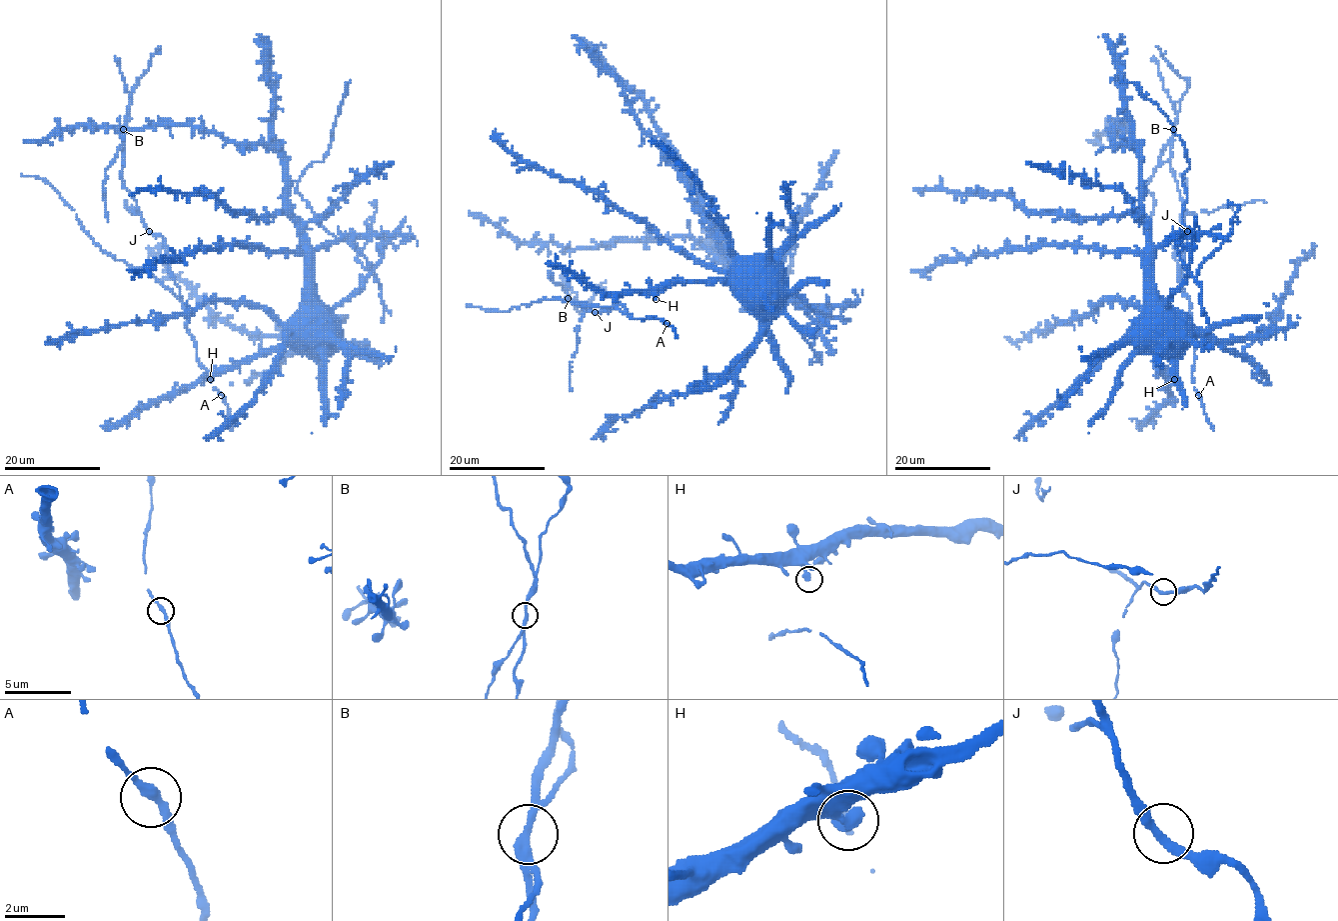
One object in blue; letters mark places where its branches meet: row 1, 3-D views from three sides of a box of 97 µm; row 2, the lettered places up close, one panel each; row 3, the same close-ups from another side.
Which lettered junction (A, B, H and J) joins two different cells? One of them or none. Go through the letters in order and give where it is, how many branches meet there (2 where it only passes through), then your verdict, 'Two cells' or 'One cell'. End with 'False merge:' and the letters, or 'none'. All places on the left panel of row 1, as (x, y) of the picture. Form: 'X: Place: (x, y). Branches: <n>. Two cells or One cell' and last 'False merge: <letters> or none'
A: Place: (221, 395). Branches: 2. One cell
B: Place: (123, 129). Branches: 2. Two cells
H: Place: (210, 379). Branches: 2. One cell
J: Place: (149, 231). Branches: 2. One cell
False merge: B

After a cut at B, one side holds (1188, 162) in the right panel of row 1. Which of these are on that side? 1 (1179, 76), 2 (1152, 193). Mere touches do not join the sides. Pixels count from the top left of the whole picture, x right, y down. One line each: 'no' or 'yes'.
1: no
2: no

